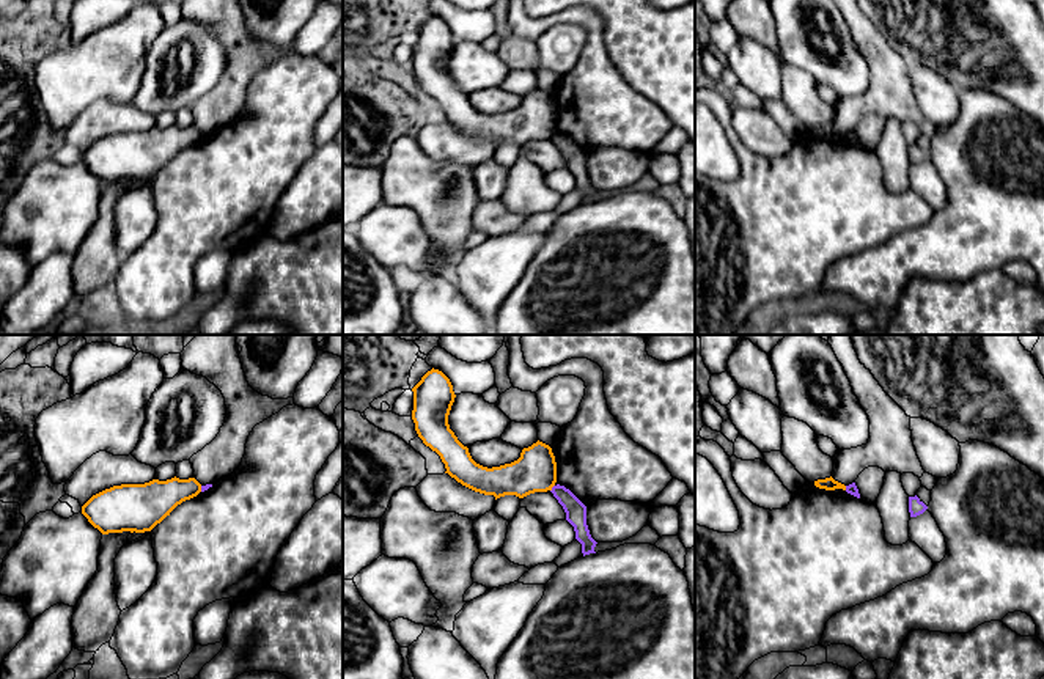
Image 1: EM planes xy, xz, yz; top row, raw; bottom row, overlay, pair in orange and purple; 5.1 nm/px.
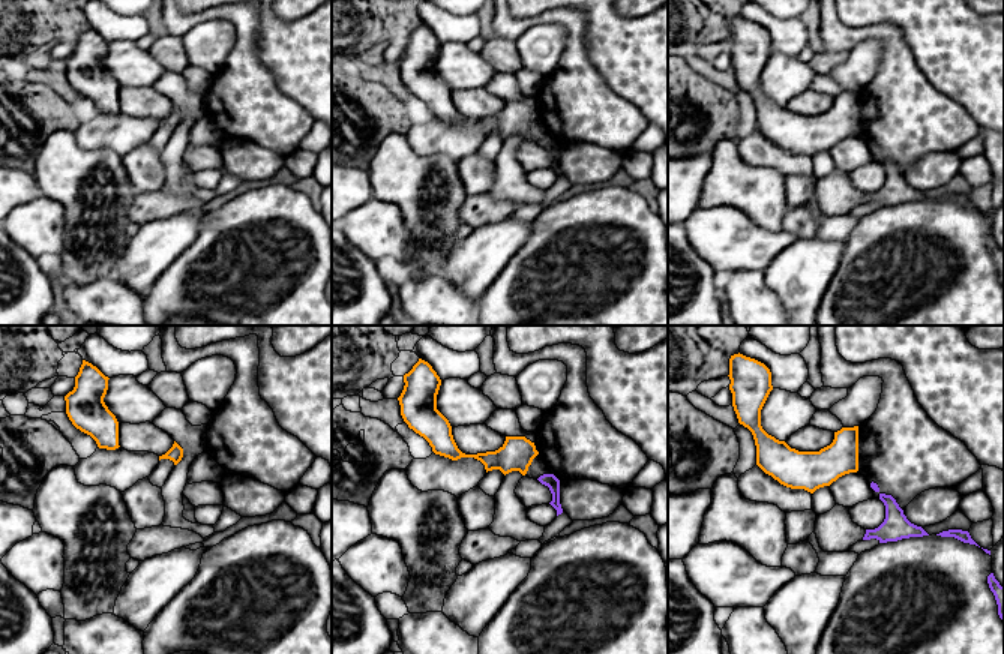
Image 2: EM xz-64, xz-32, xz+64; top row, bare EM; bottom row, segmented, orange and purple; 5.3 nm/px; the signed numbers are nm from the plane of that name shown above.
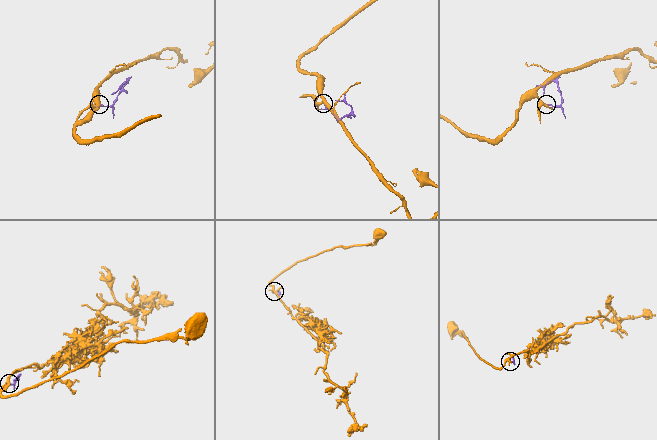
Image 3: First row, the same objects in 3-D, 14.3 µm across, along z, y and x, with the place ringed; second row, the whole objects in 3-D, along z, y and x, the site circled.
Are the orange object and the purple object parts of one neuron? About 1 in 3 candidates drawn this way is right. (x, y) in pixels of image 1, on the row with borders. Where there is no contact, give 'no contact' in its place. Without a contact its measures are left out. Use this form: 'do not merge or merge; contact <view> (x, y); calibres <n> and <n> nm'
do not merge; contact xz (552, 486); calibres 220 and 110 nm

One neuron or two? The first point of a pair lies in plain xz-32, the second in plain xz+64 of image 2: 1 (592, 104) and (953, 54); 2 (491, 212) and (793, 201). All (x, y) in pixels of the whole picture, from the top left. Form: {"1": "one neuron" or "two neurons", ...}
{"1": "two neurons", "2": "two neurons"}

